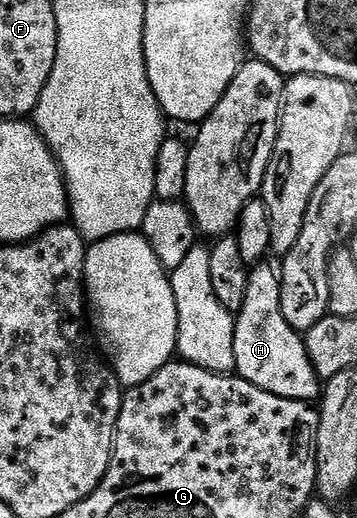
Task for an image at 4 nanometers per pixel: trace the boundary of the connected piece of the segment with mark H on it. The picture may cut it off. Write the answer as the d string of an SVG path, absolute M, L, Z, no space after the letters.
M268 261L257 263L249 270L246 301L242 301L242 309L235 312L235 374L250 381L250 385L258 385L258 389L269 389L274 385L282 397L312 403L322 394L322 380L310 361L304 335L290 329L286 317L282 317L280 272L270 264Z

